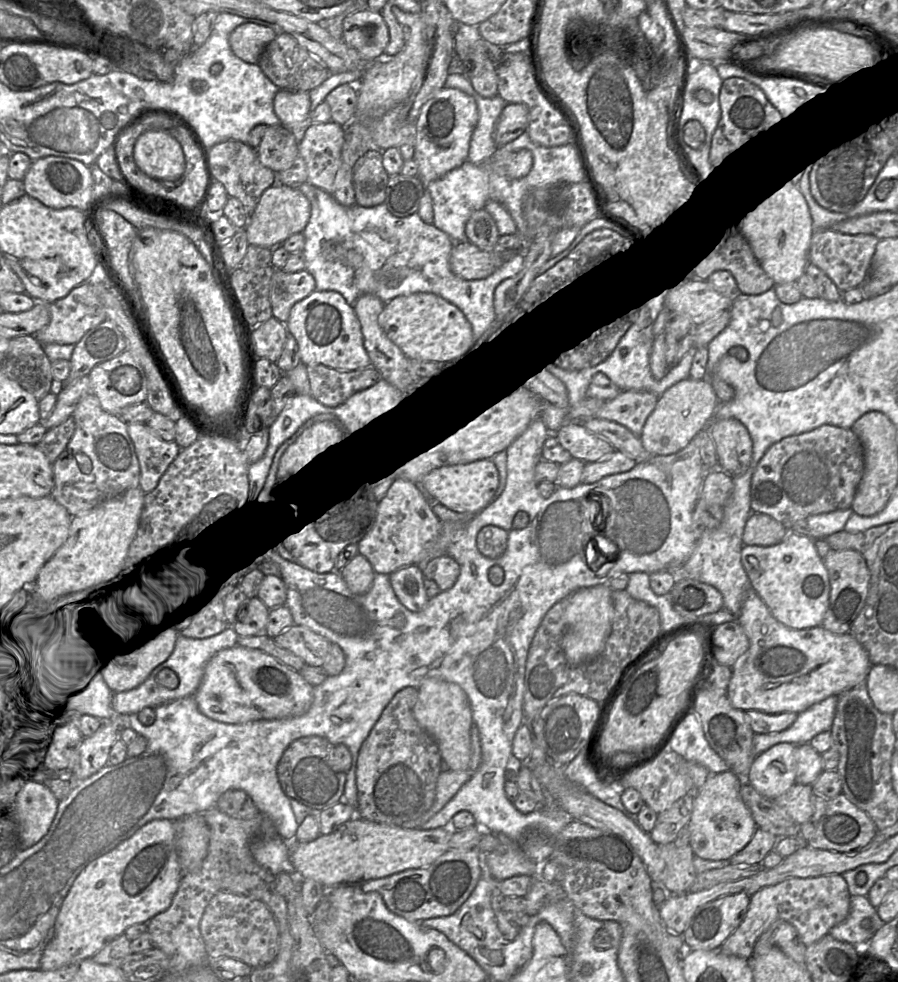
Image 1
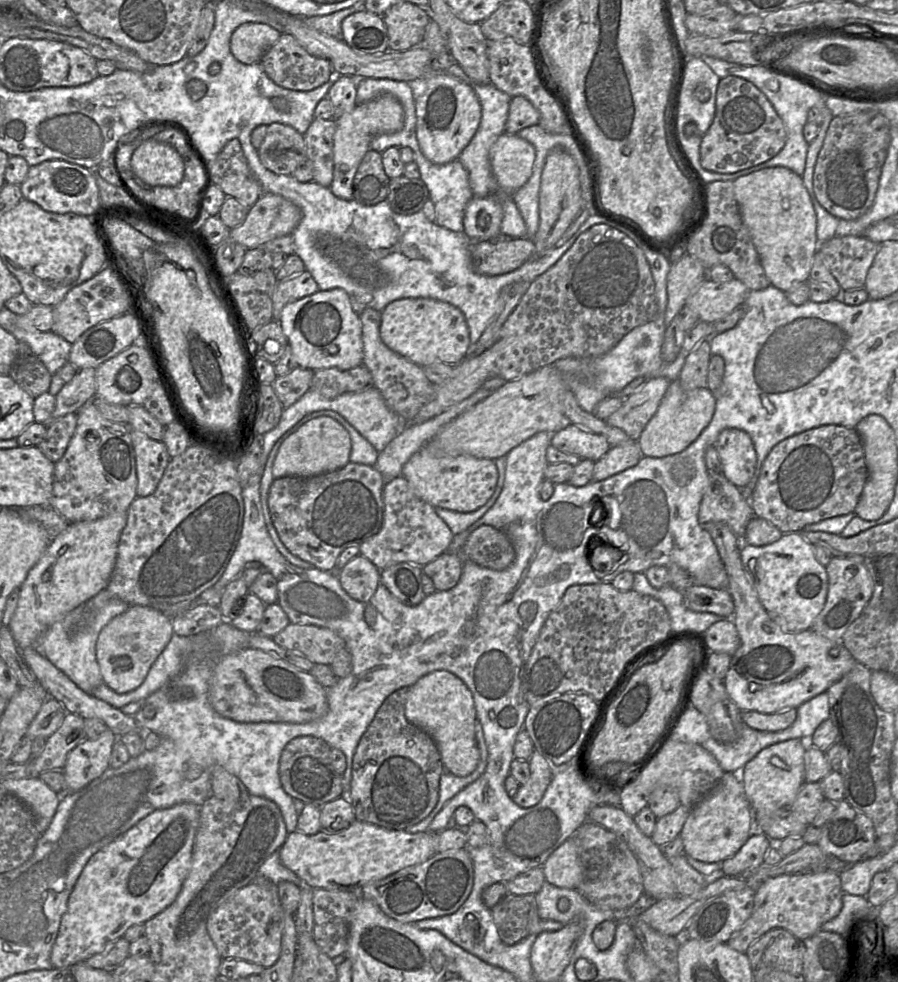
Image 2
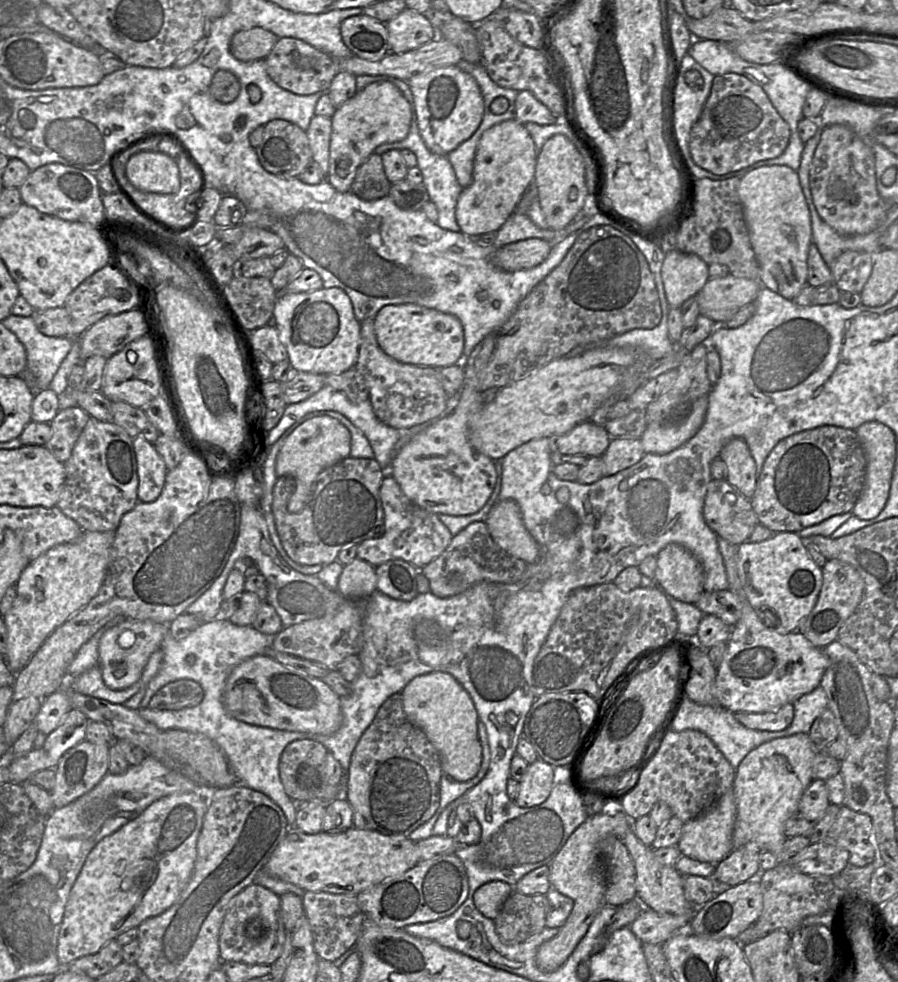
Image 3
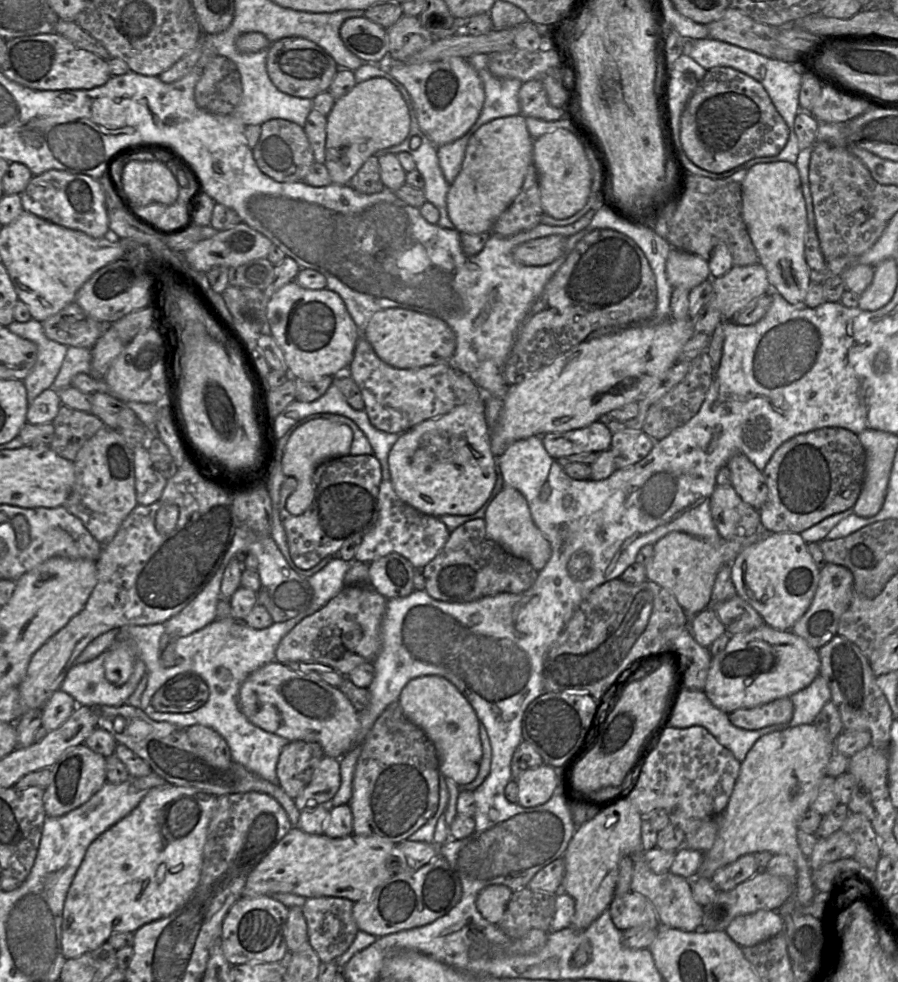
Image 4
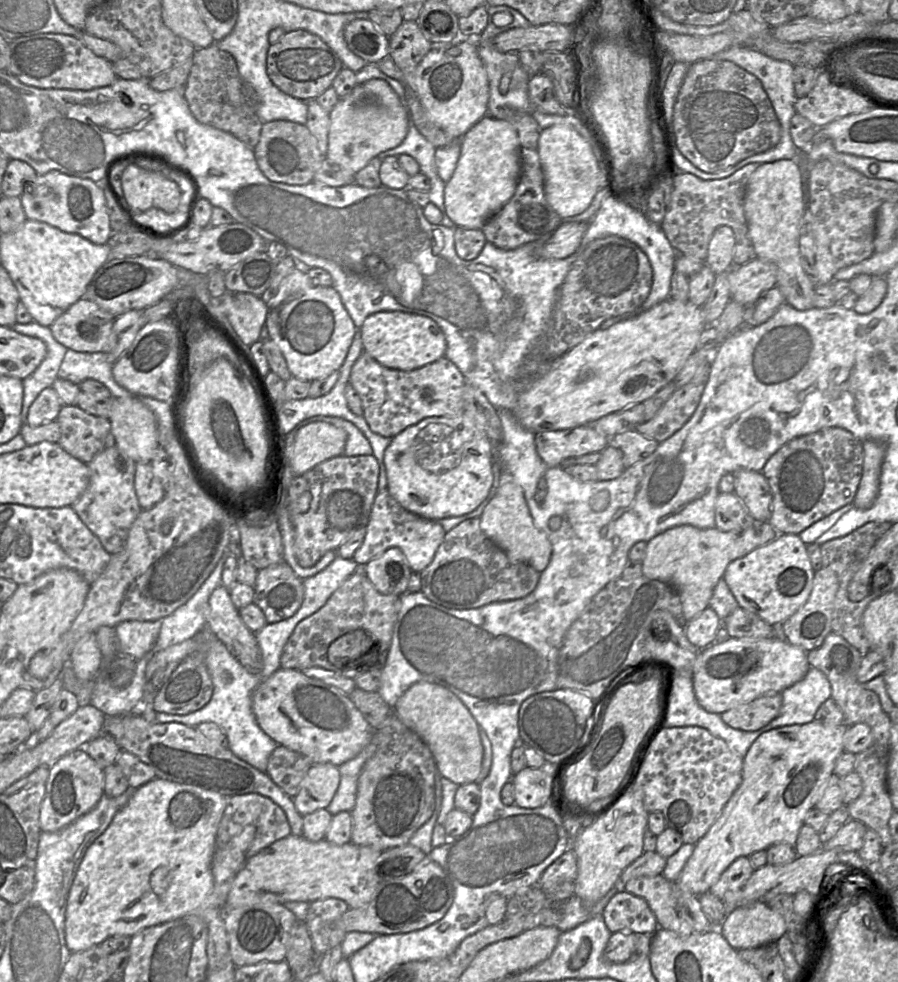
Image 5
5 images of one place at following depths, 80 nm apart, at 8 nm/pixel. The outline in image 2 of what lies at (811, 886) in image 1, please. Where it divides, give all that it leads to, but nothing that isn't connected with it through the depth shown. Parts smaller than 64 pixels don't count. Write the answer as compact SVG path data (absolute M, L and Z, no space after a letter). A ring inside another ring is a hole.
M833 871L783 874L768 878L756 890L750 917L733 933L727 944L741 953L746 953L751 944L775 928L786 929L803 941L840 913L843 894L839 873Z

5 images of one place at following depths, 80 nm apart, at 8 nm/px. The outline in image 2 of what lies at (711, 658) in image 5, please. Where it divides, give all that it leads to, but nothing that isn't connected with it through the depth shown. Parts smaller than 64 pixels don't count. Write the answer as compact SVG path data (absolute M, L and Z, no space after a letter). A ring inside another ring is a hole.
M715 523L707 530L718 550L728 576L727 590L733 598L735 611L733 620L740 638L736 652L731 656L729 670L723 680L725 689L740 711L757 711L773 714L785 709L797 709L804 702L826 692L835 682L844 677L857 663L840 641L831 641L808 629L799 633L784 633L774 622L752 585L752 580L743 568L738 547L738 536L725 523Z

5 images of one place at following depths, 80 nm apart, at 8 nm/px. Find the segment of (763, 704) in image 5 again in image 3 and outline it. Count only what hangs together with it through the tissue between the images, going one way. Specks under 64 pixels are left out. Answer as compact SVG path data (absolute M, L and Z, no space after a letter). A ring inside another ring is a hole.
M786 704L773 712L738 712L734 715L737 721L747 728L775 732L786 729L792 723L794 708L793 704Z

